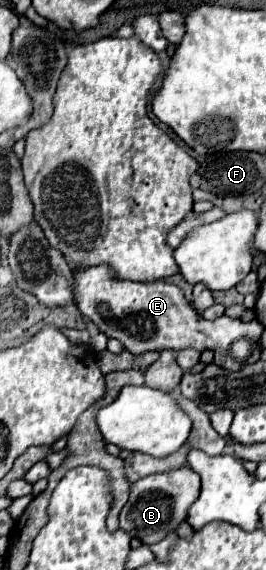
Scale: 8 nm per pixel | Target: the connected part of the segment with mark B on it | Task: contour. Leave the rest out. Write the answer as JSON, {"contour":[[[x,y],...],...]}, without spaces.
{"contour":[[[181,467],[181,469],[173,469],[173,471],[139,479],[131,483],[129,499],[119,515],[119,529],[129,533],[131,537],[141,539],[145,545],[159,543],[167,533],[175,531],[181,521],[185,521],[187,509],[199,497],[199,489],[201,489],[201,479],[189,467]]]}

